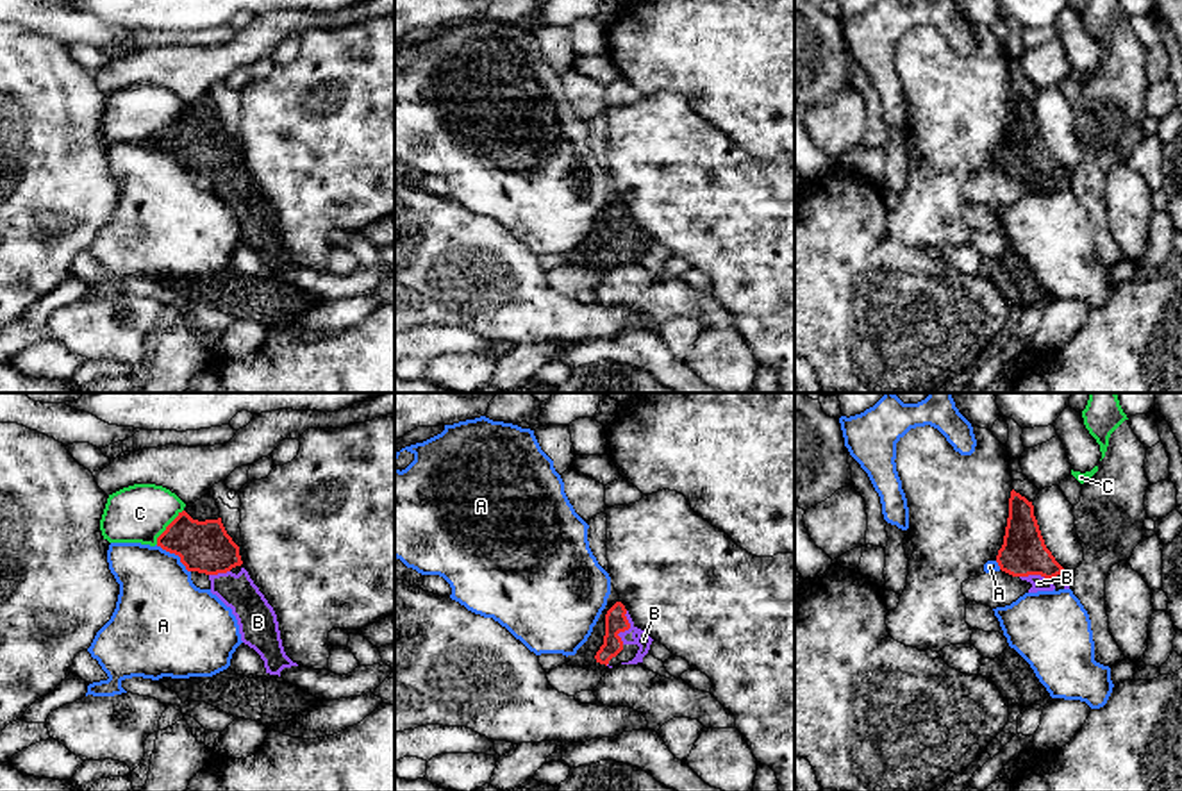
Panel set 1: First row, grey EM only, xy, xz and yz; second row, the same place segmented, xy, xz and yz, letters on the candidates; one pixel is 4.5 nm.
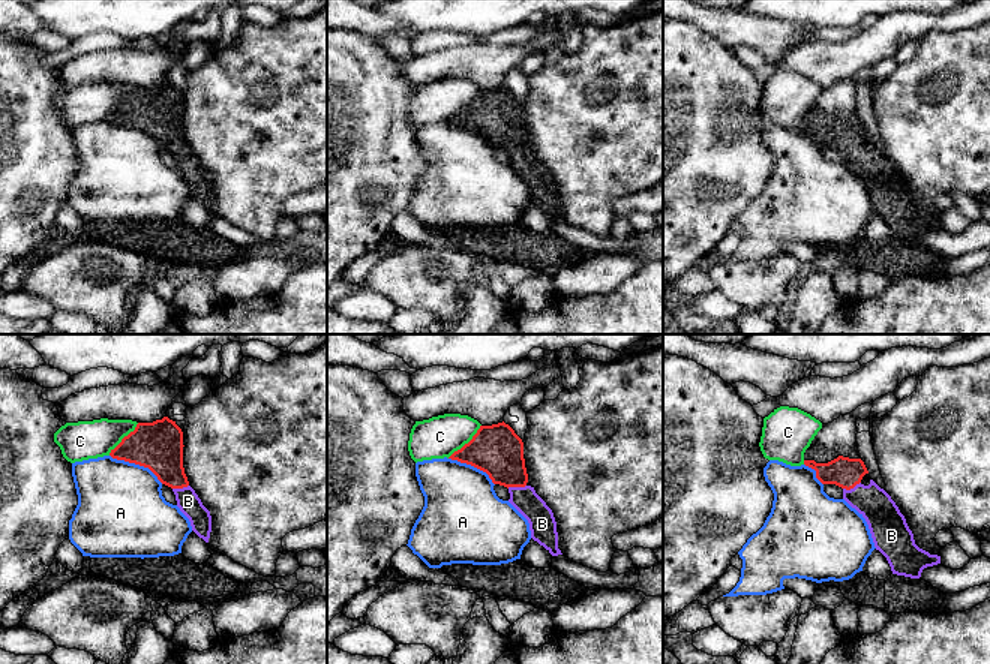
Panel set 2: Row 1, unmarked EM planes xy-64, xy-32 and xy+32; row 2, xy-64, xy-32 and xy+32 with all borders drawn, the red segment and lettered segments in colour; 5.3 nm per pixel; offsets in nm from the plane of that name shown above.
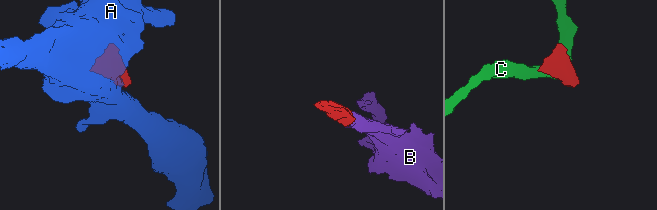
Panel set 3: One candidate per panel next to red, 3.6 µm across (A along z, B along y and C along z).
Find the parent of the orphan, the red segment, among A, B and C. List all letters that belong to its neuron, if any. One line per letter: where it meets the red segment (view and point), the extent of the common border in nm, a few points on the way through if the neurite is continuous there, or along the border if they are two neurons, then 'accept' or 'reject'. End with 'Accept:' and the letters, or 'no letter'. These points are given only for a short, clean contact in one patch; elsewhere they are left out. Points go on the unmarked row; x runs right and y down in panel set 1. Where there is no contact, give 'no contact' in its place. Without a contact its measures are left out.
A: meets red in xy at (175, 154); contact 200 nm long; reject
B: meets red in xz at (627, 229); contact 150 nm long; runs through xz (616, 222), (627, 229), (636, 231), (643, 240); accept
C: meets red in xy at (166, 127); contact 200 nm long; reject
Accept: B

